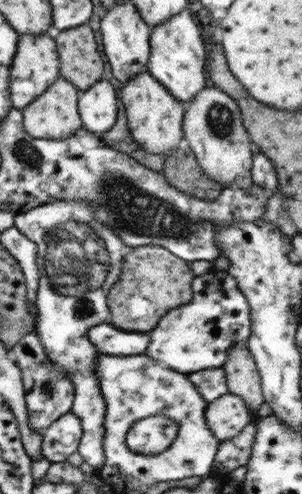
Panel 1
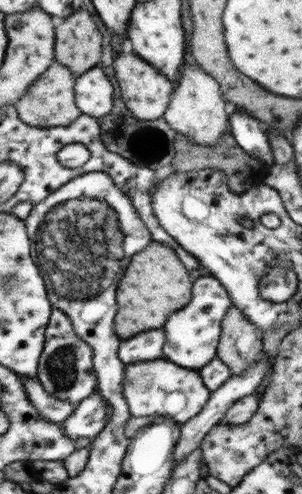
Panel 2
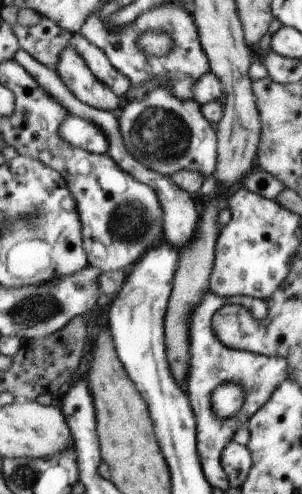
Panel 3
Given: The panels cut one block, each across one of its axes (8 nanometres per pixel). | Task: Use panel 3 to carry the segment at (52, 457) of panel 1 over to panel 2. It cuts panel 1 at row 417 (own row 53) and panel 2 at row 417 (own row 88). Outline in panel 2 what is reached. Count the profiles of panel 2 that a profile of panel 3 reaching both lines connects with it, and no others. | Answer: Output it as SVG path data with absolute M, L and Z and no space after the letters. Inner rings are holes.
M93 392L75 406L75 410L65 422L61 422L65 438L95 438L107 426L111 412L113 406L109 406L99 392Z

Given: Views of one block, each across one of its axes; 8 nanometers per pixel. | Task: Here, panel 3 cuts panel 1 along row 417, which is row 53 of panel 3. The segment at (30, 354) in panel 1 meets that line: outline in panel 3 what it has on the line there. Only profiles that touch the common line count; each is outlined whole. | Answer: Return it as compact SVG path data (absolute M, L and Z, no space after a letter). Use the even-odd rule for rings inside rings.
M41 18L41 22L31 28L13 24L11 30L19 42L19 48L25 50L37 62L49 66L51 70L57 70L59 54L63 54L63 50L67 50L69 42L73 38L71 32L59 28L49 18Z

